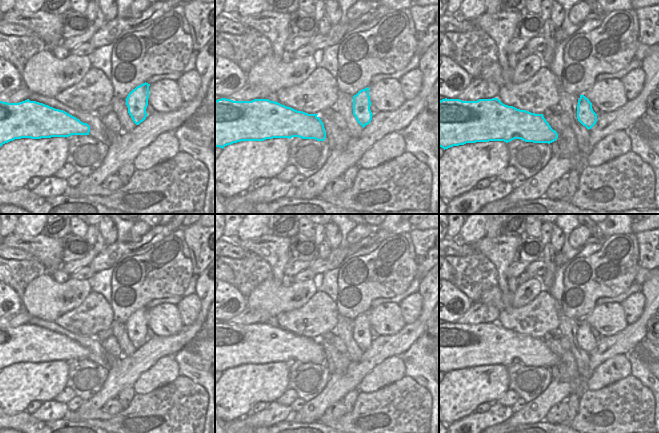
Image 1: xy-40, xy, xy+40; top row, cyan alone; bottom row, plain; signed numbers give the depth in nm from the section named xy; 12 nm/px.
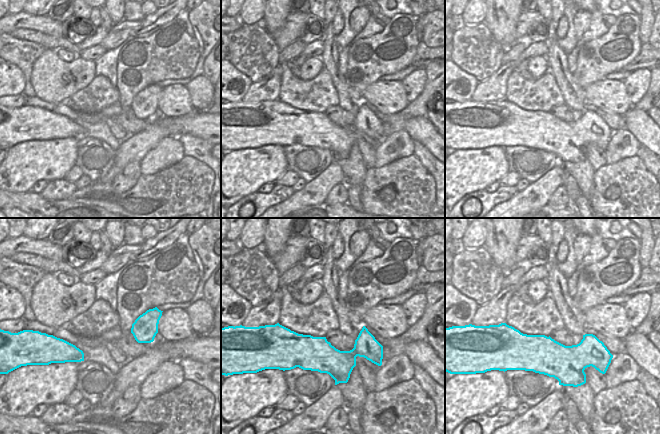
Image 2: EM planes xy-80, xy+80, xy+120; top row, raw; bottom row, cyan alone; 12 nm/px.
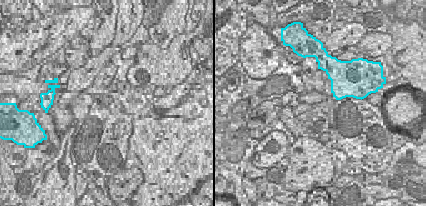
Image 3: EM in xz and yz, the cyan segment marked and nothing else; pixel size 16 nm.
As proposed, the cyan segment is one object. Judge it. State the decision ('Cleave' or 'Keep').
Keep.

